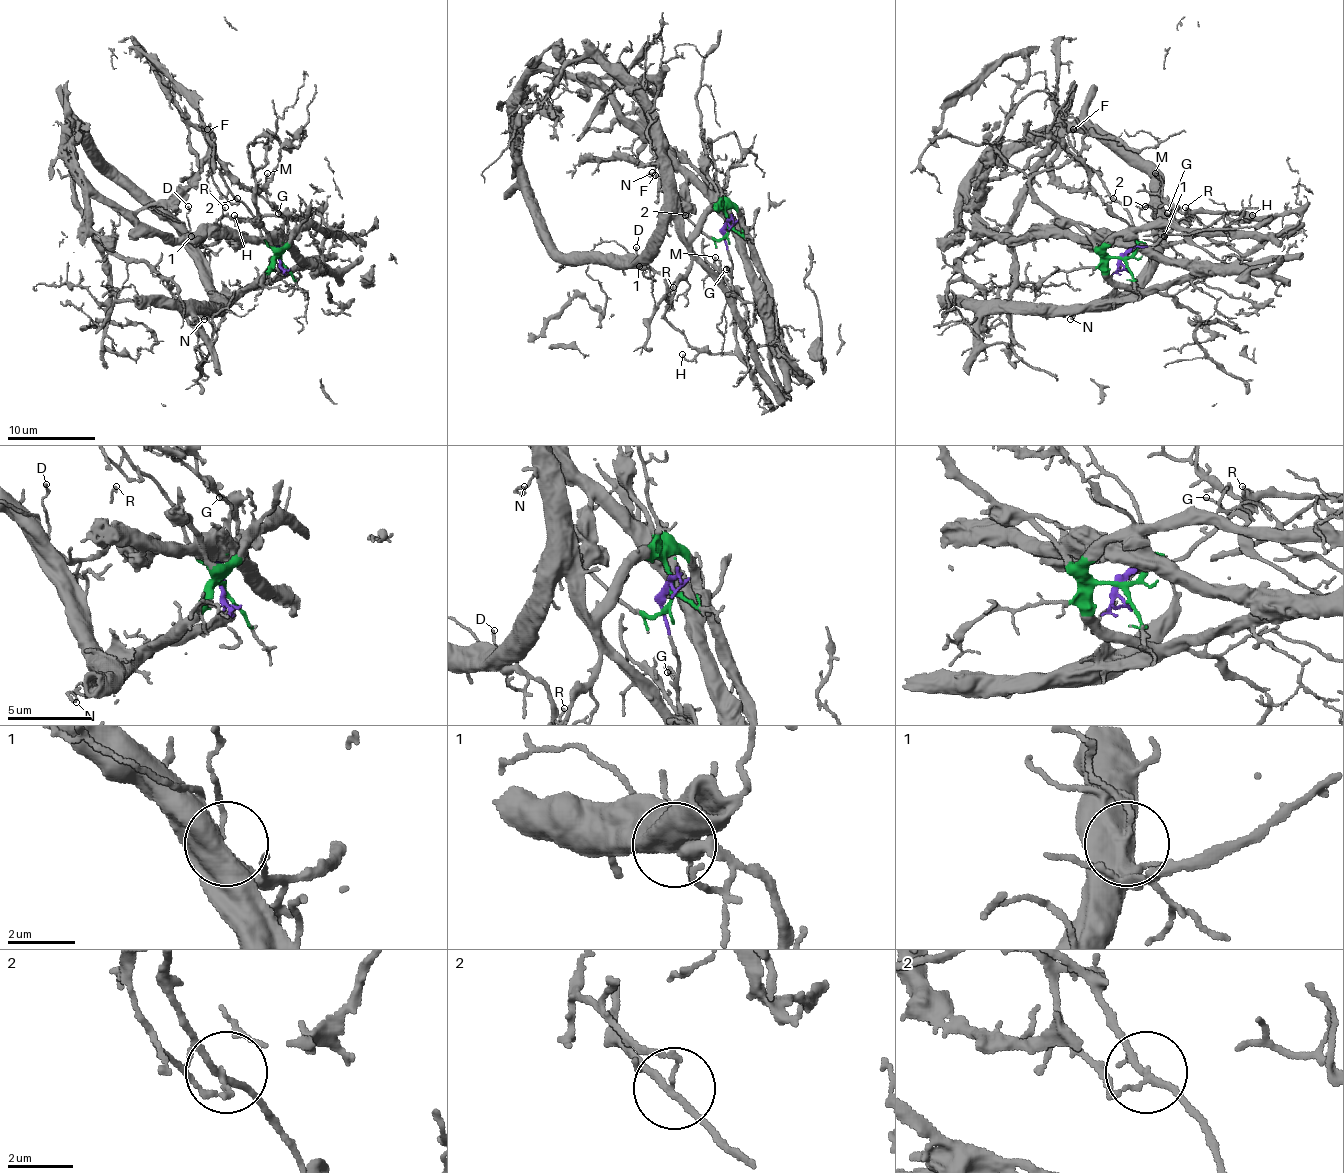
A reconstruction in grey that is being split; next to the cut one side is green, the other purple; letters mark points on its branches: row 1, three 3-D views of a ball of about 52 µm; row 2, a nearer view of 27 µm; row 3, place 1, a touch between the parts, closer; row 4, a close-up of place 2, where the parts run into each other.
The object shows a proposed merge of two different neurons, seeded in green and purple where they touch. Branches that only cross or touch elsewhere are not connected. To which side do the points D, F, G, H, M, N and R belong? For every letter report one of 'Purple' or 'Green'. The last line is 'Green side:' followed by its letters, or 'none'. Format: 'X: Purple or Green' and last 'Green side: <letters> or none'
D: Purple
F: Green
G: Purple
H: Purple
M: Purple
N: Green
R: Purple
Green side: F, N

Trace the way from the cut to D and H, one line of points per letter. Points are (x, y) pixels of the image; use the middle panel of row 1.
D: (728, 224), (737, 345), (730, 352), (697, 352), (671, 323), (664, 314), (666, 284), (638, 266), (636, 246)
H: (728, 224), (723, 235), (728, 260), (732, 264), (737, 345), (730, 352), (699, 352), (691, 360), (682, 354)

